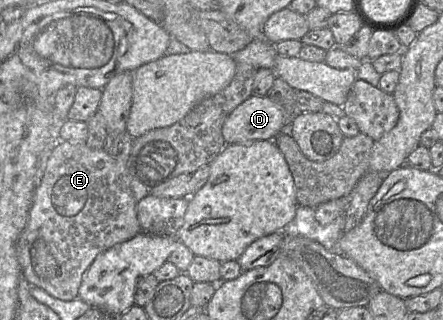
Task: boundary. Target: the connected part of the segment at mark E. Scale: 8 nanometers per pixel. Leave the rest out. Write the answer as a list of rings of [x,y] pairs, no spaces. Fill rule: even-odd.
[[[65,141],[53,150],[35,189],[27,223],[16,243],[21,274],[30,286],[40,287],[60,300],[77,299],[83,274],[96,256],[141,232],[131,177],[128,161],[120,161],[103,149],[93,150],[85,143]]]

